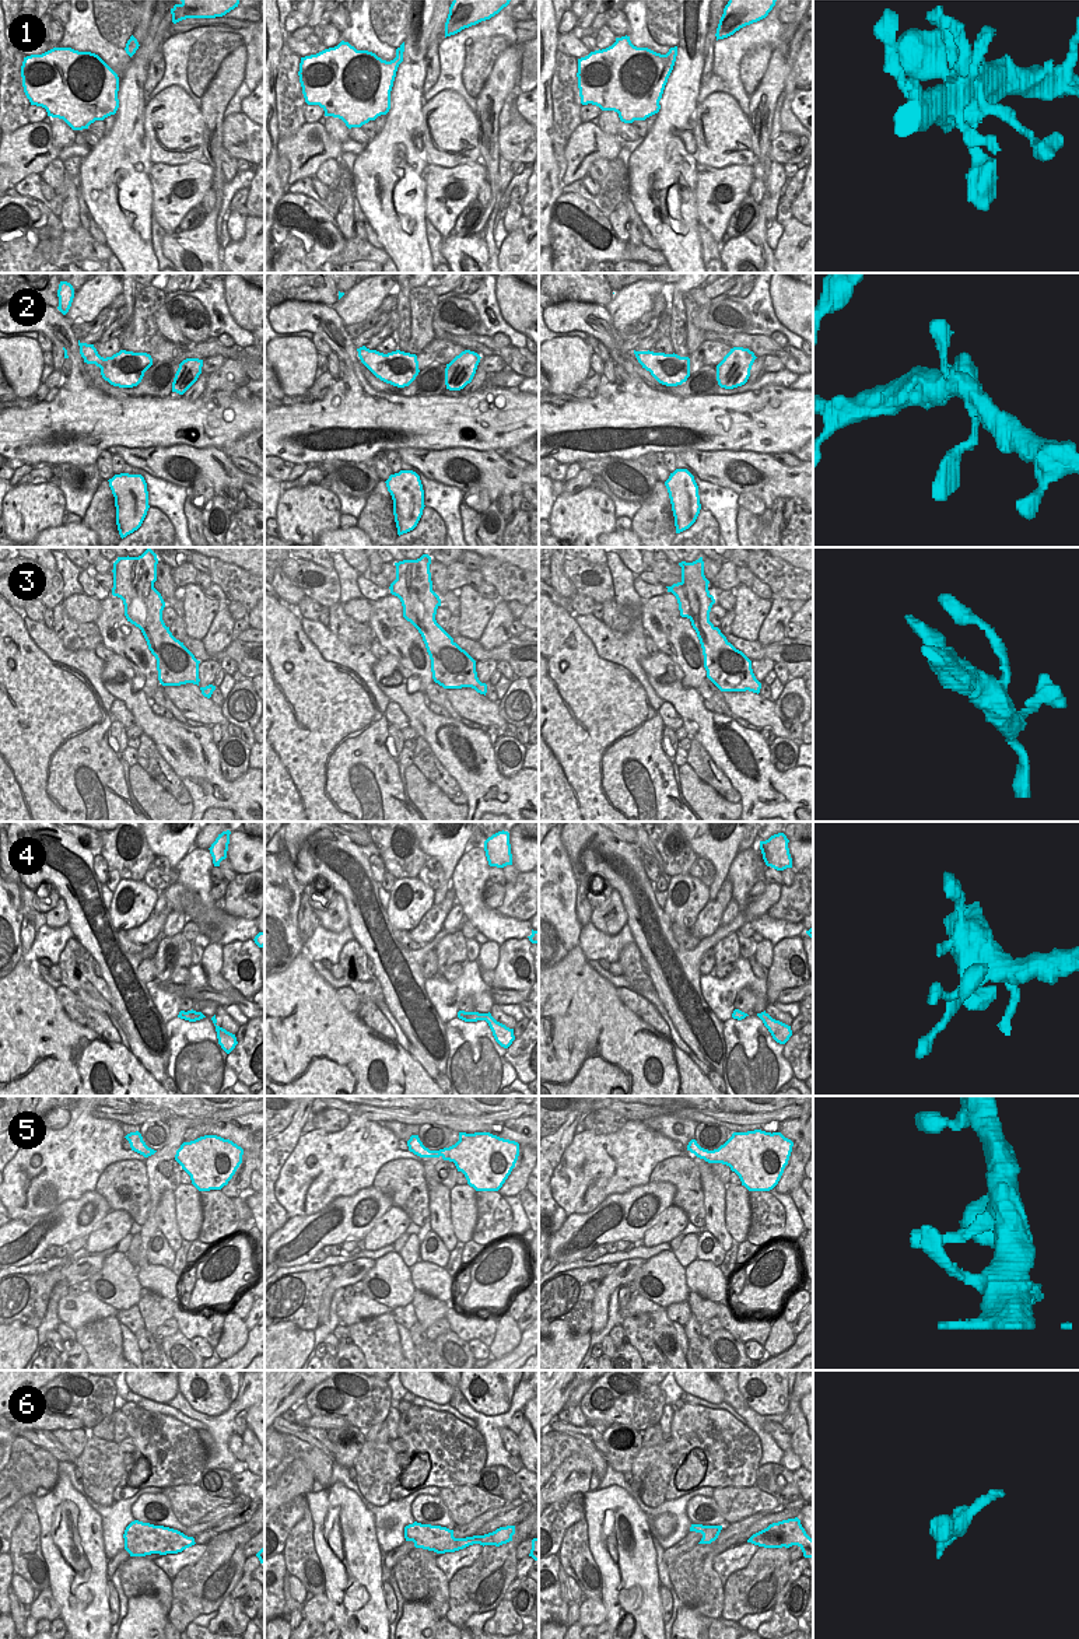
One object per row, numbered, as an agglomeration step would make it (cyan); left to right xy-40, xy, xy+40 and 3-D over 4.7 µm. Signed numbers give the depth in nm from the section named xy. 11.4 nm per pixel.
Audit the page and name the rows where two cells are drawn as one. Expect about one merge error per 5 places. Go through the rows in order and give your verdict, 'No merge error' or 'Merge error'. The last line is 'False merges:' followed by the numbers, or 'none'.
1: No merge error
2: No merge error
3: No merge error
4: No merge error
5: No merge error
6: No merge error
False merges: none

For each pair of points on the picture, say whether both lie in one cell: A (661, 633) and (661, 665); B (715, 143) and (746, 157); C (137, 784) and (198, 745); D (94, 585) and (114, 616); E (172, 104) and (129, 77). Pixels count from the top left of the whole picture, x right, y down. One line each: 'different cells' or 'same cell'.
A: different cells
B: same cell
C: different cells
D: different cells
E: different cells

